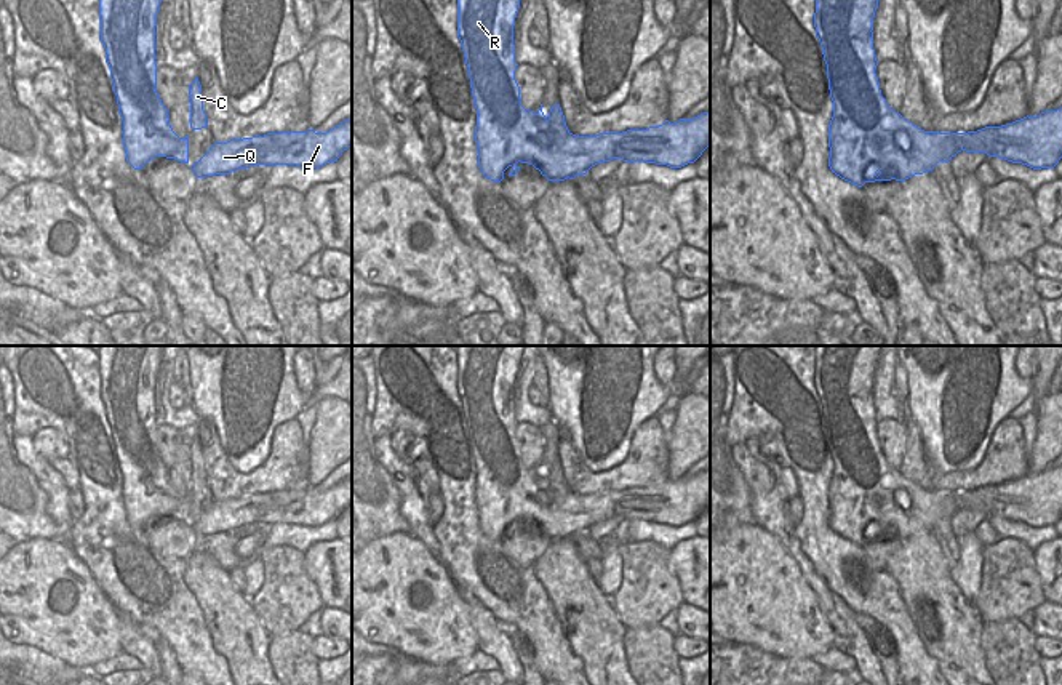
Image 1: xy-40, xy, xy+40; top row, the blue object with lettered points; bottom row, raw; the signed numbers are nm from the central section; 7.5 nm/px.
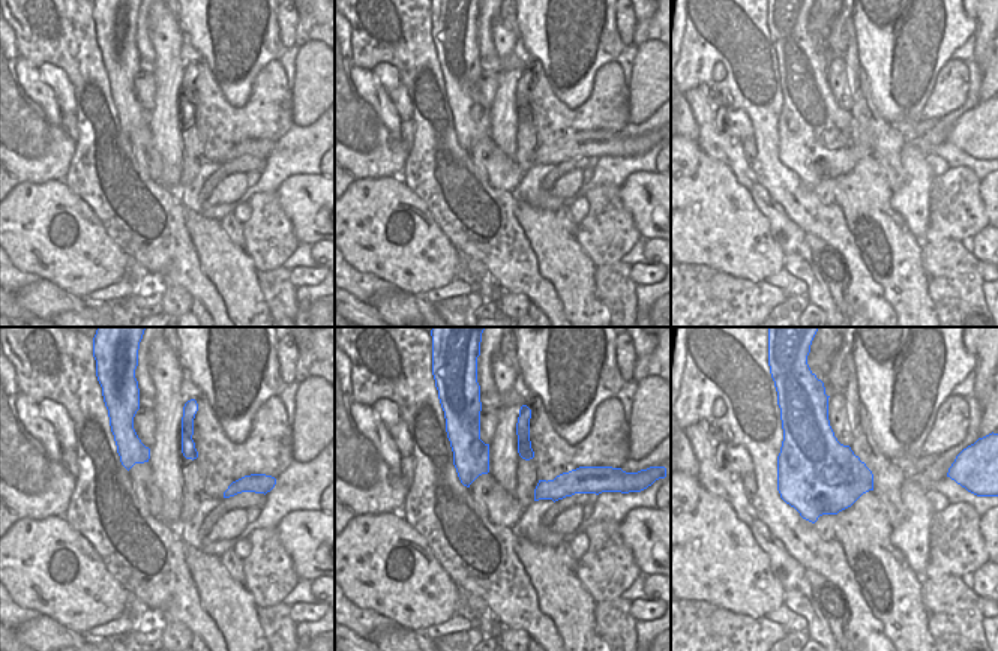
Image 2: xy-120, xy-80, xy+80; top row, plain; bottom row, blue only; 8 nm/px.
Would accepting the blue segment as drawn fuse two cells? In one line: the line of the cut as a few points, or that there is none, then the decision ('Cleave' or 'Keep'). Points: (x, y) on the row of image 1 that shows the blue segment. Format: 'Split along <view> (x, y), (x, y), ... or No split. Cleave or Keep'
Split along xy (547, 120), (555, 132), (568, 133). Cleave.

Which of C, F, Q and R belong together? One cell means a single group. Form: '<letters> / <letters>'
C / F Q R

